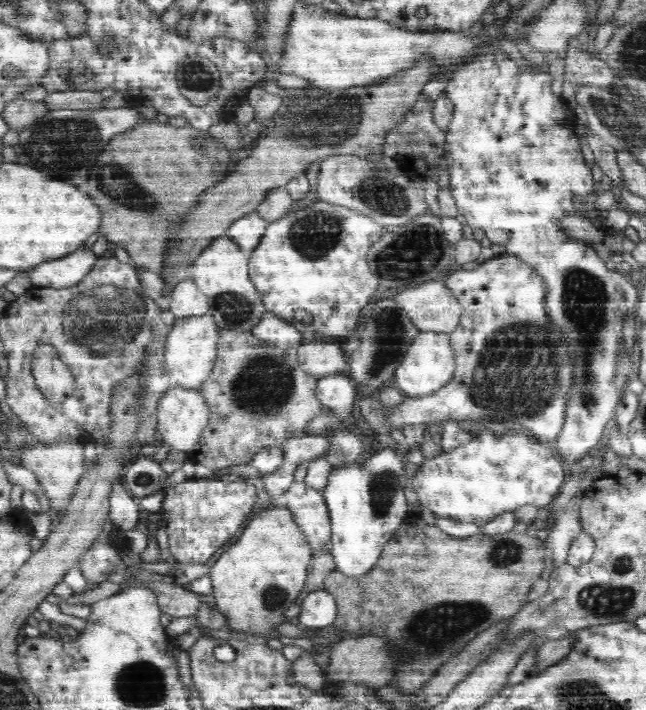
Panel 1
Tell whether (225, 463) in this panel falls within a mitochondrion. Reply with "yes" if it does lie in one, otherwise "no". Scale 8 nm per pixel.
no

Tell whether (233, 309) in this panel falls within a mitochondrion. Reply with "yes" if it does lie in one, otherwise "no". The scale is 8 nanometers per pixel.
yes

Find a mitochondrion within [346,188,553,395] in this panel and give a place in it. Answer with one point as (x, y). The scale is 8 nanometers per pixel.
(416, 251)

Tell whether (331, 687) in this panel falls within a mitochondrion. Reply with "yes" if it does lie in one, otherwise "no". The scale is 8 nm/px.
no

